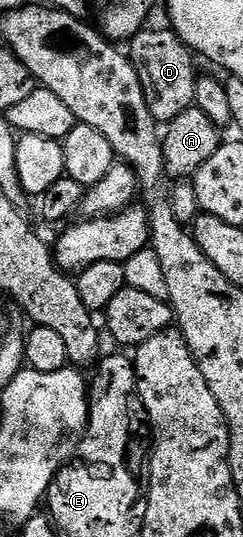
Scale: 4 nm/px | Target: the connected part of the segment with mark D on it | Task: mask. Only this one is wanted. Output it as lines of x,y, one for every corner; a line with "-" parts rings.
148,26
129,41
129,59
137,70
137,78
145,94
145,103
148,104
149,114
153,114
156,124
166,126
173,118
177,118
177,114
185,114
185,110
192,108
197,79
196,57
187,47
184,37
177,35
167,26

